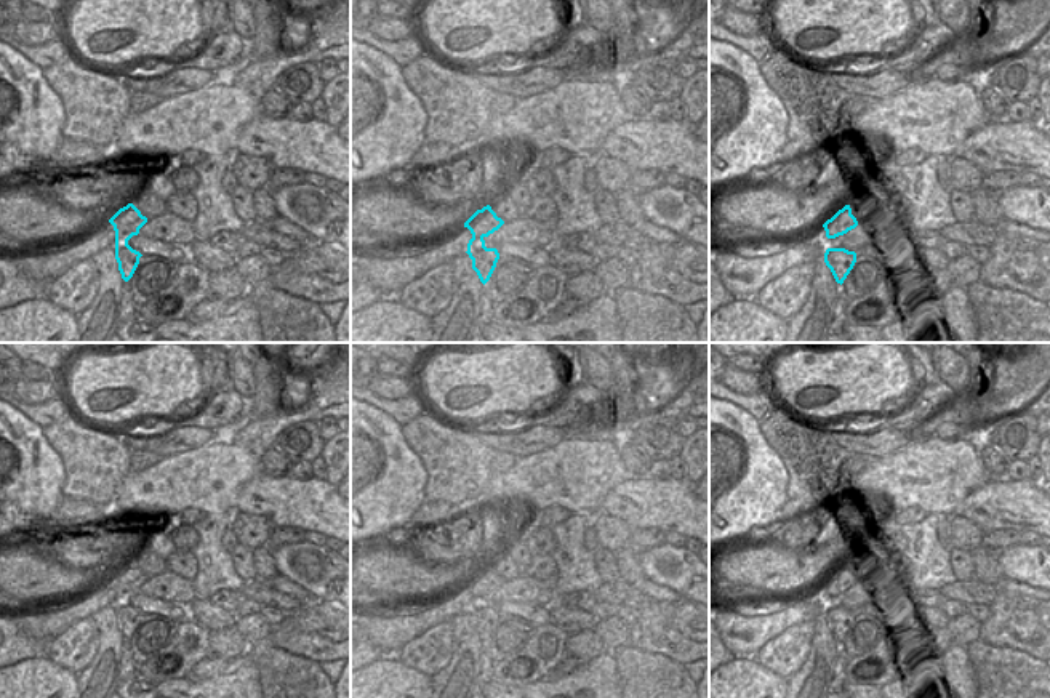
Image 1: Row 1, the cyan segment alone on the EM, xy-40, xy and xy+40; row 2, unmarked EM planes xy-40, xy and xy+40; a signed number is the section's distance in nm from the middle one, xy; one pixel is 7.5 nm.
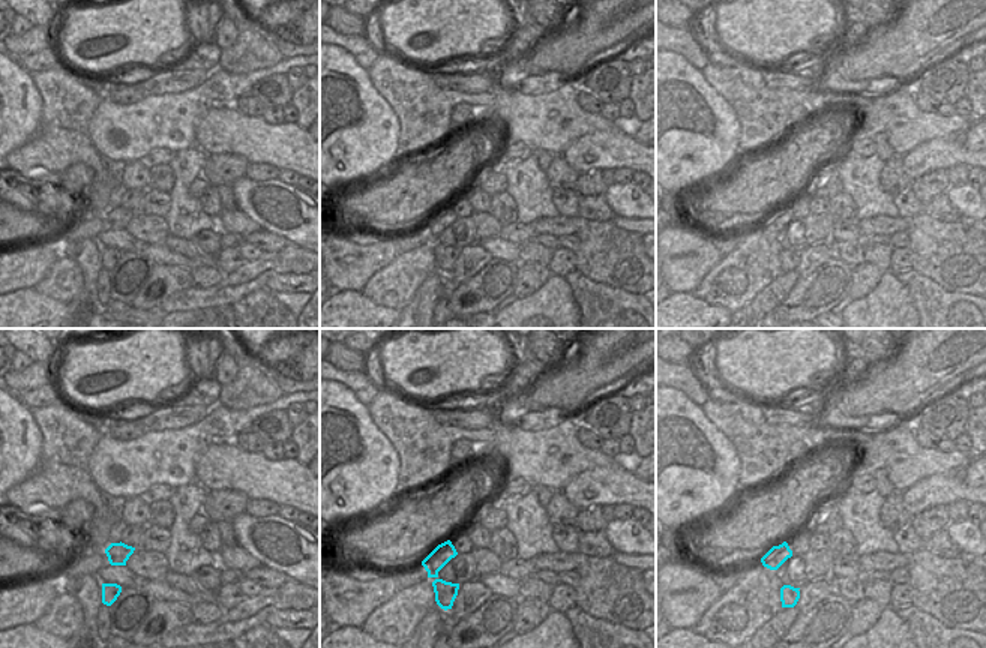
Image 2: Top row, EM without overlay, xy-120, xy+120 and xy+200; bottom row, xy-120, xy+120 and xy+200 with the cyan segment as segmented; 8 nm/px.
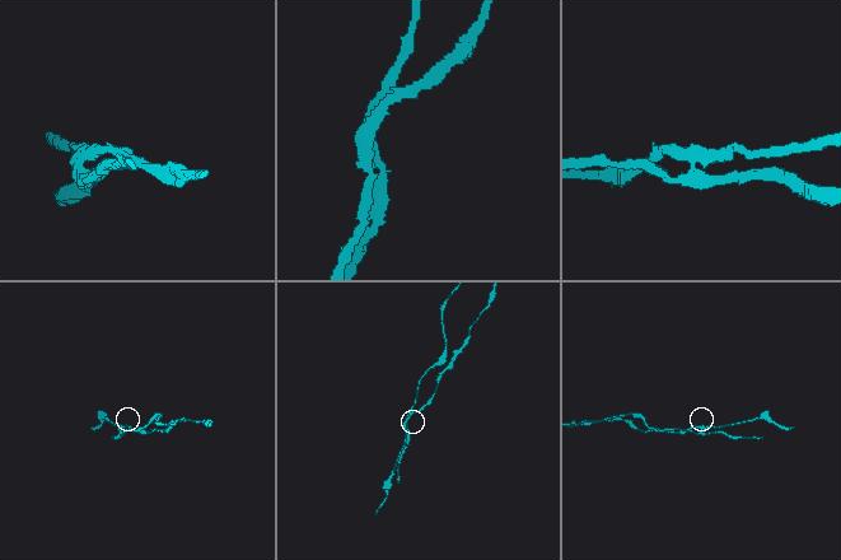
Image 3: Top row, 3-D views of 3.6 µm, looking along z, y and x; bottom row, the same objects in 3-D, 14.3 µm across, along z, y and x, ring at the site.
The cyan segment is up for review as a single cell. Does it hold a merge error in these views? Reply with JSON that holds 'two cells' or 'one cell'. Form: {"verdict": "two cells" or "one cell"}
{"verdict": "two cells"}

